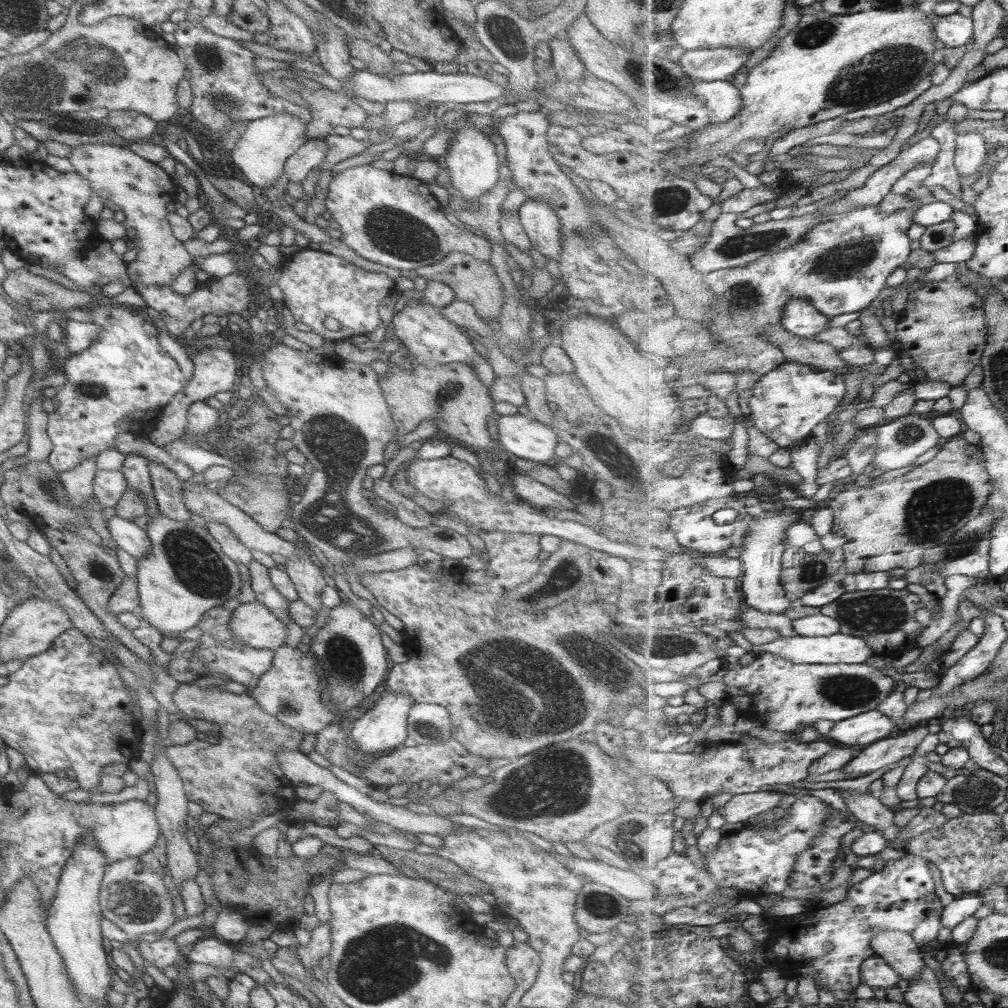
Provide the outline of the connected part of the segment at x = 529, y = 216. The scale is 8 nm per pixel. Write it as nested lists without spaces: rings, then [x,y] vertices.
[[[527,198],[519,206],[516,215],[518,216],[521,228],[530,240],[530,246],[533,247],[533,250],[537,250],[539,254],[542,254],[545,258],[549,258],[549,260],[558,260],[558,254],[560,253],[559,219],[555,216],[548,201]]]

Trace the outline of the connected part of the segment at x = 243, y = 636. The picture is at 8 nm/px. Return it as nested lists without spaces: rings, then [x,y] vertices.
[[[254,602],[239,604],[230,611],[228,627],[235,640],[257,650],[274,650],[283,644],[286,628],[273,613]]]

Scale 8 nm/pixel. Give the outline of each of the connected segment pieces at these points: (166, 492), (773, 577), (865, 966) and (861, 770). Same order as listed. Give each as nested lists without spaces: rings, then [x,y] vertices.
[[[148,461],[150,487],[157,503],[158,512],[171,520],[186,522],[189,512],[181,500],[182,482],[163,465]]]
[[[767,506],[771,517],[763,519],[757,519],[758,521],[753,526],[750,526],[750,533],[744,540],[744,546],[742,546],[740,559],[742,560],[744,578],[741,580],[741,588],[744,591],[744,602],[748,606],[758,608],[767,614],[786,614],[796,604],[786,595],[784,585],[781,584],[783,564],[781,564],[781,558],[783,558],[783,552],[787,548],[784,544],[786,539],[786,532],[788,528],[797,523],[797,519],[801,511],[795,511],[790,508],[780,506]]]
[[[875,954],[862,964],[861,975],[863,984],[885,992],[895,988],[901,980],[900,974],[884,958]]]
[[[927,726],[919,729],[905,729],[892,736],[878,740],[864,749],[859,749],[855,758],[842,768],[847,773],[845,778],[857,778],[861,775],[881,770],[883,766],[891,766],[901,758],[911,757],[914,750],[929,734]]]

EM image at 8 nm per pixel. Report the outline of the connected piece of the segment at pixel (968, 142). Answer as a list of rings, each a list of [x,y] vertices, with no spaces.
[[[972,130],[968,134],[958,132],[956,141],[958,143],[955,166],[960,176],[973,176],[980,172],[983,162],[988,158],[985,137],[976,130]]]

